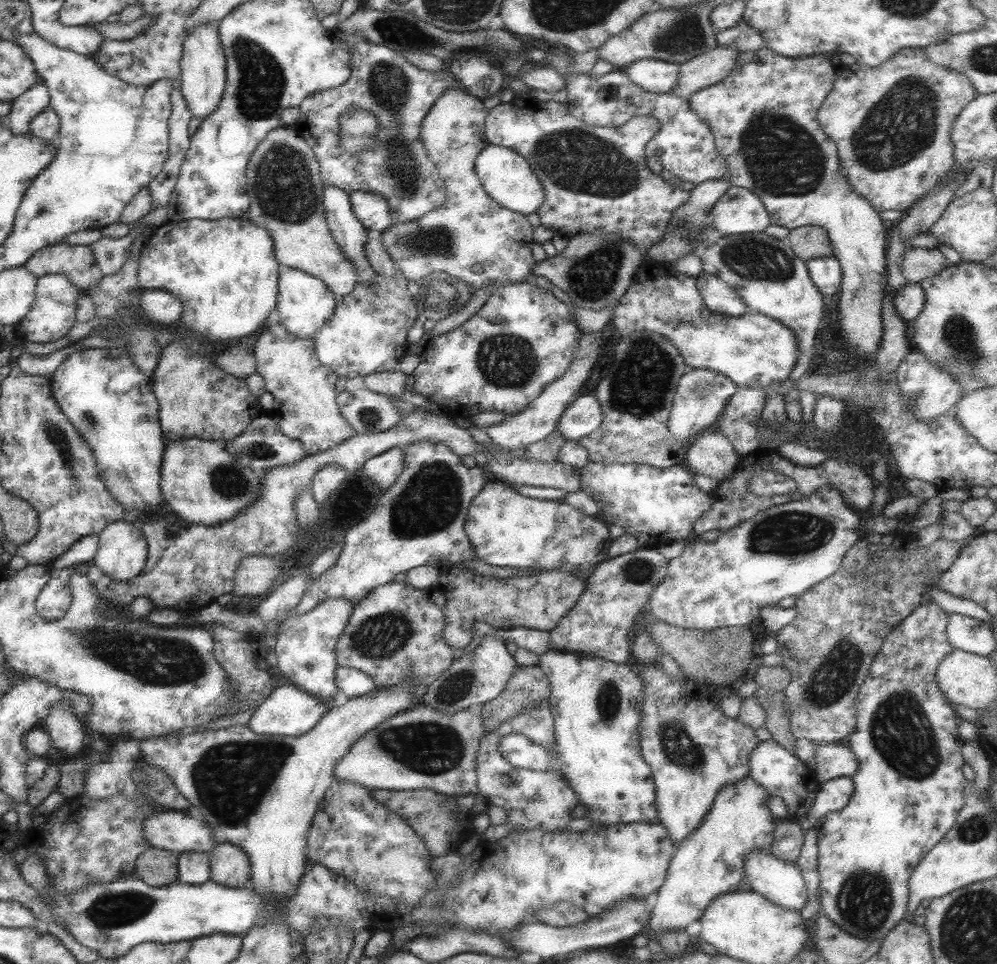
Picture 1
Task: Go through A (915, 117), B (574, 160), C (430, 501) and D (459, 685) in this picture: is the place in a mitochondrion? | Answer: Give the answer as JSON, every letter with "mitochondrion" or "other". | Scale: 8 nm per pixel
{"A":"mitochondrion","B":"mitochondrion","C":"mitochondrion","D":"mitochondrion"}

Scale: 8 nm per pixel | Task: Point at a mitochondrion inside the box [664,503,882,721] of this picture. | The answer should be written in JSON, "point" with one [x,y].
{"point":[788,532]}

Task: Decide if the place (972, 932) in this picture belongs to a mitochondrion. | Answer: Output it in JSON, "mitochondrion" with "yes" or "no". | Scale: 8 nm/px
{"mitochondrion":"yes"}

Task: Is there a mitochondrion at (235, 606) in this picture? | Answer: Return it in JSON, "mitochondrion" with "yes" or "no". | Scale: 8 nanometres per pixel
{"mitochondrion":"no"}

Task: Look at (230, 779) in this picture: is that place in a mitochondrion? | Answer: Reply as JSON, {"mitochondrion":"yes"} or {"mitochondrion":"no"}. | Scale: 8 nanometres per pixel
{"mitochondrion":"yes"}

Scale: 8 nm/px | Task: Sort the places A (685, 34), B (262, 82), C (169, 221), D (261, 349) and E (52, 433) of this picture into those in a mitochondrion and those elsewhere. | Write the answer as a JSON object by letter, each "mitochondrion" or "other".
{"A":"mitochondrion","B":"mitochondrion","C":"other","D":"other","E":"mitochondrion"}

